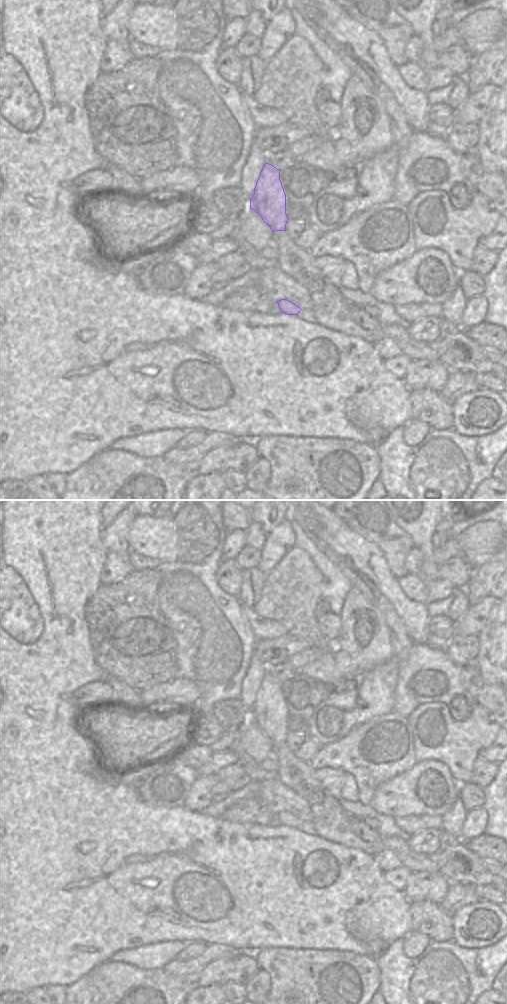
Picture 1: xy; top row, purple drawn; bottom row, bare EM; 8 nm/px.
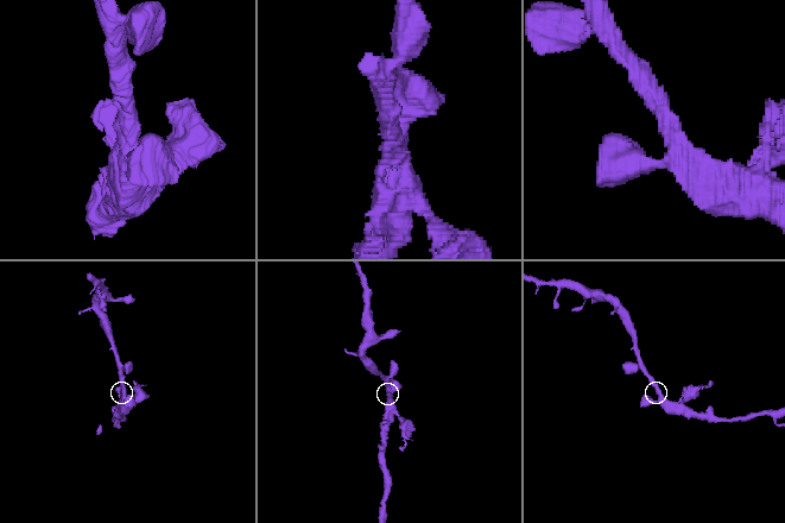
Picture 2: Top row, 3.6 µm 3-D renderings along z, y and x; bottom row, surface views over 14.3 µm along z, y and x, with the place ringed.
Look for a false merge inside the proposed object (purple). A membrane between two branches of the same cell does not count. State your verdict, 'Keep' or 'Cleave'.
Keep

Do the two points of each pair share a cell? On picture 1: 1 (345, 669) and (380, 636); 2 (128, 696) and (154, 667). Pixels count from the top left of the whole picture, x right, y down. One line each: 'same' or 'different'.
1: same
2: different

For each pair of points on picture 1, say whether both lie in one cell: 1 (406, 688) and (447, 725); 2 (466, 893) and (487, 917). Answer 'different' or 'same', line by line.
1: different
2: different

